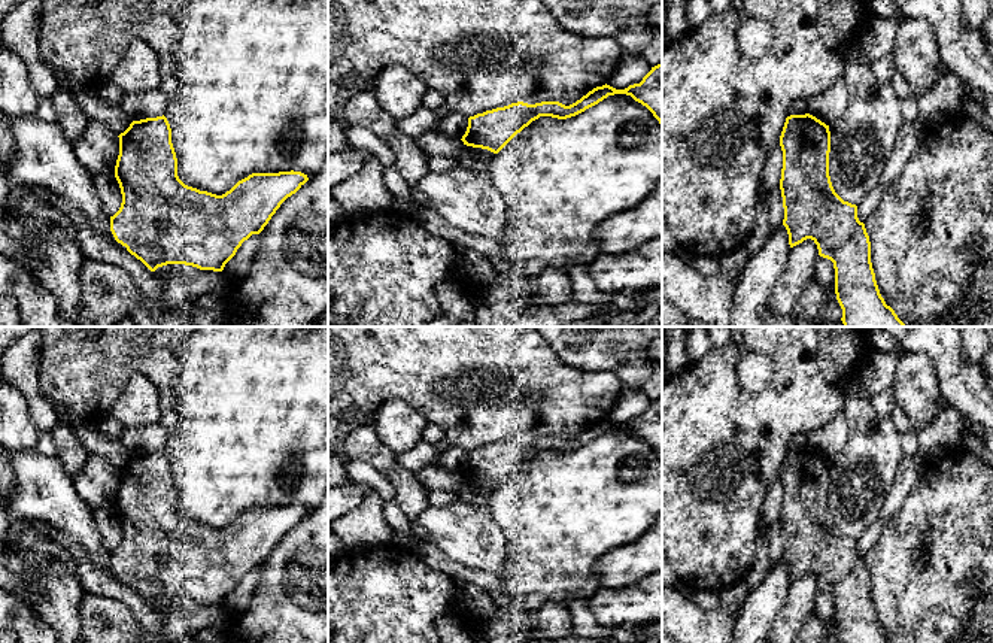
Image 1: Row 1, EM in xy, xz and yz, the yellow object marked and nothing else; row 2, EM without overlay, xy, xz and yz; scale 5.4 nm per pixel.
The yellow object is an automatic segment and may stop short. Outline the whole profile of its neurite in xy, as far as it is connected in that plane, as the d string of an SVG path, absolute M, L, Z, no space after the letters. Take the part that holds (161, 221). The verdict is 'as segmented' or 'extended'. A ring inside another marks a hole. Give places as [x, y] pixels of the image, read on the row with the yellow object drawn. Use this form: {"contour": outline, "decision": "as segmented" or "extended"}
{"contour": "M164 115L133 121L118 137L115 178L122 203L110 216L110 231L151 272L167 264L222 272L242 243L259 234L280 204L309 181L307 175L294 170L252 173L225 194L216 195L179 179L171 128Z", "decision": "as segmented"}

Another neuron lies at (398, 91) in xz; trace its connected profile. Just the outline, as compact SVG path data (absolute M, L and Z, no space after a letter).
M389 64L376 76L371 91L388 115L403 119L422 106L428 87L404 66Z

